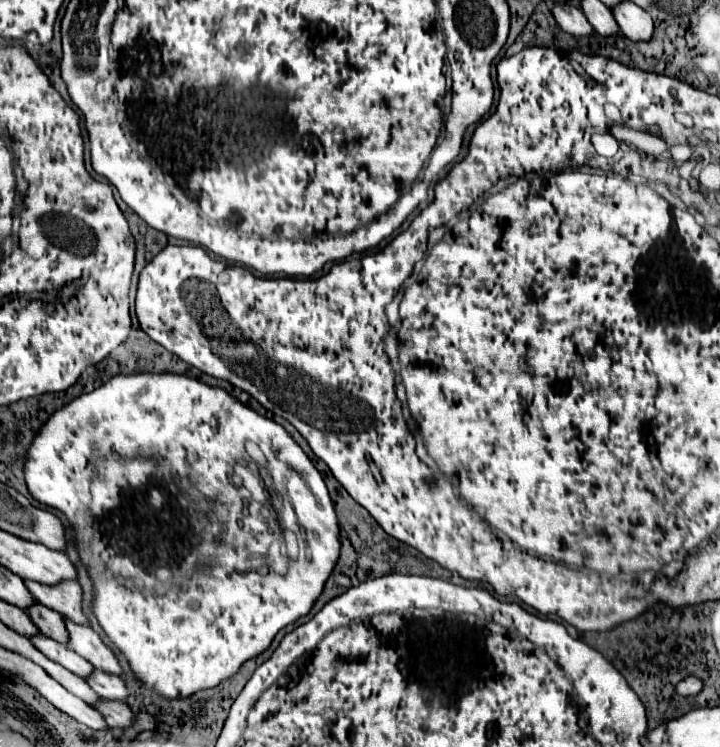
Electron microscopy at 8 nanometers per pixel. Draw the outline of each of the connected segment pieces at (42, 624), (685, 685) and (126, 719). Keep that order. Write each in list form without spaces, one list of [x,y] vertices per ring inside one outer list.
[[[37,601],[37,605],[33,605],[33,609],[27,609],[27,613],[45,637],[51,637],[59,643],[67,643],[65,623],[63,623],[63,617],[57,611],[53,611],[53,609],[49,609],[49,607],[45,607]]]
[[[687,677],[677,685],[677,693],[683,697],[691,697],[691,695],[697,695],[701,691],[701,685],[703,683],[697,677]]]
[[[99,699],[97,705],[93,705],[93,709],[97,709],[103,715],[109,727],[129,727],[133,721],[133,713],[123,701]]]

